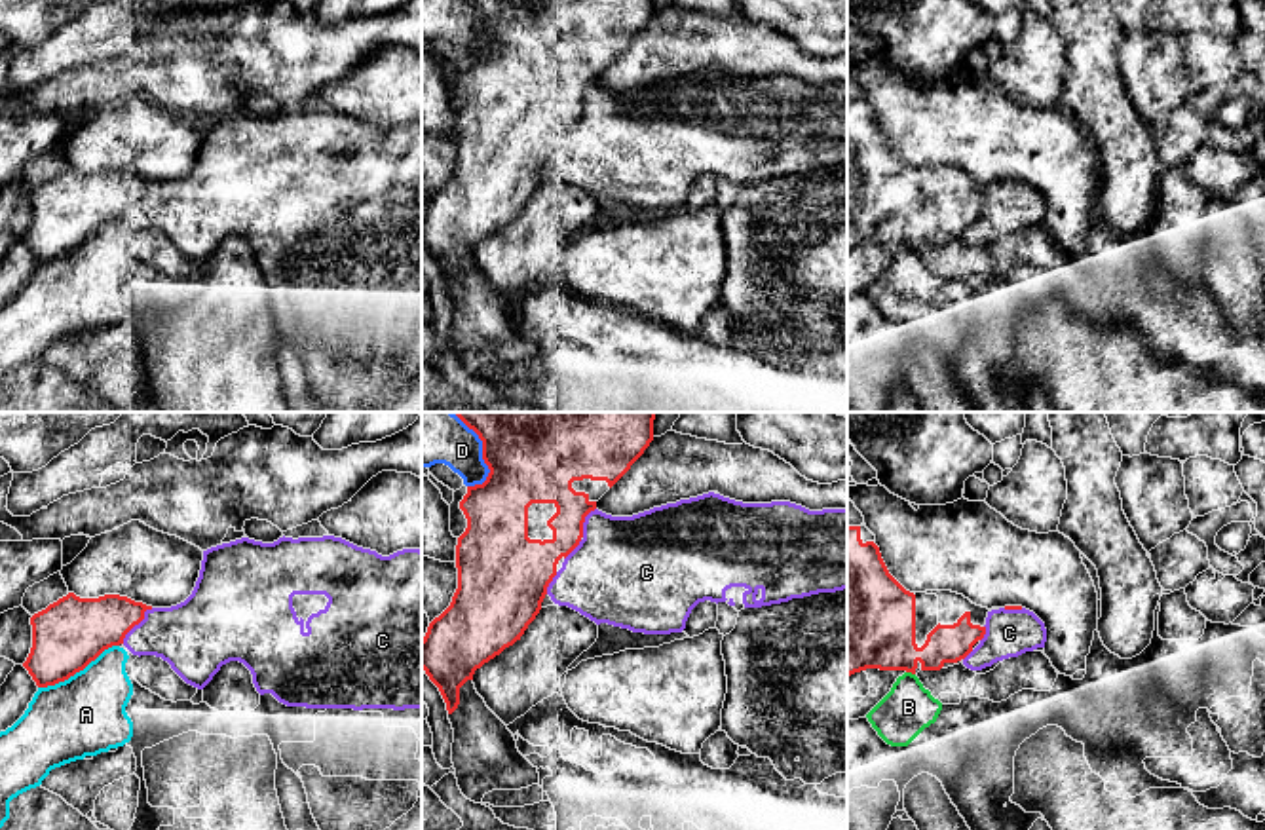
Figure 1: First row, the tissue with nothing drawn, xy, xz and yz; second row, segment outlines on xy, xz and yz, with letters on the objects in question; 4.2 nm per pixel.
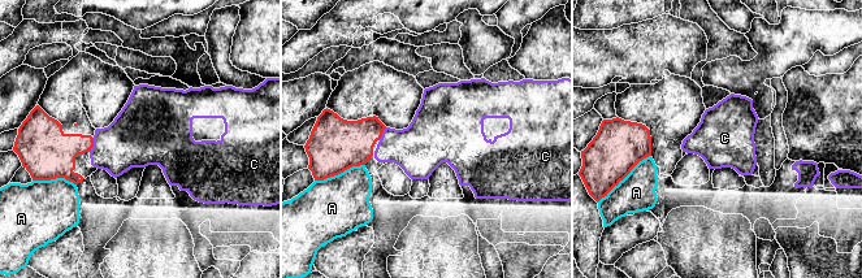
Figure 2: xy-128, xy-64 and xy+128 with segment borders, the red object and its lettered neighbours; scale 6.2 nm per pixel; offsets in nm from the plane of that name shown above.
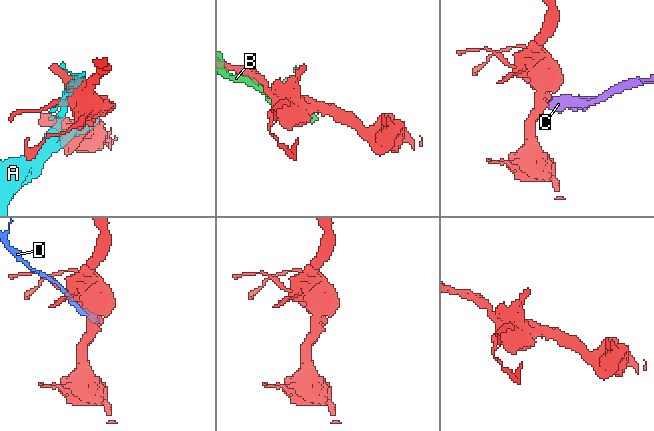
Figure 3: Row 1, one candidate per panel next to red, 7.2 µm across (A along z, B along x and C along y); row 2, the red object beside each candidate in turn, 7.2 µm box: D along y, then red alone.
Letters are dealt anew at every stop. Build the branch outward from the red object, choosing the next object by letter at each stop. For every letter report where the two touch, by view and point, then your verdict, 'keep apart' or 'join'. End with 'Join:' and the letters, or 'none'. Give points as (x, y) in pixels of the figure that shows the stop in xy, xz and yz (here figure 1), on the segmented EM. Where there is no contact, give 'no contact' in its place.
A: xy (78, 671) | keep apart
B: yz (910, 671) | keep apart
C: xy (137, 623) | join
D: xz (483, 447) | keep apart
Join: C

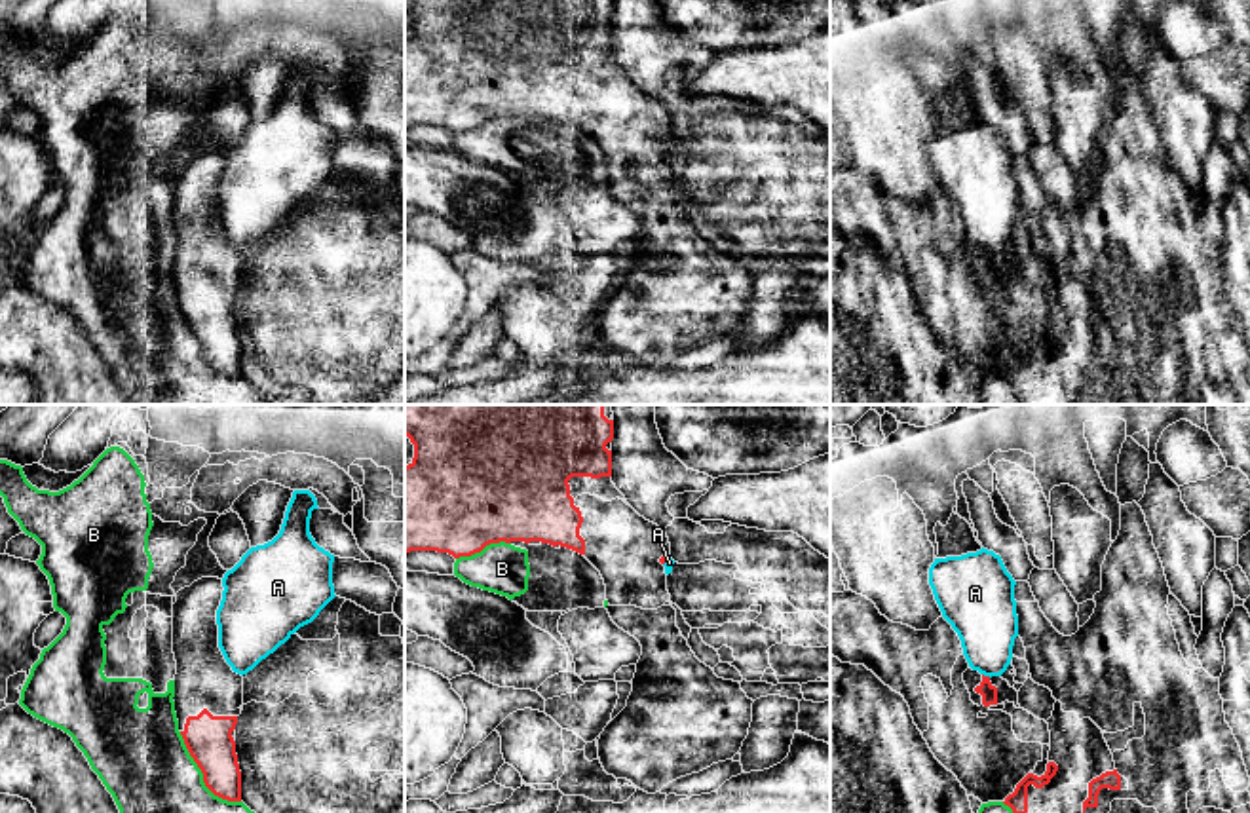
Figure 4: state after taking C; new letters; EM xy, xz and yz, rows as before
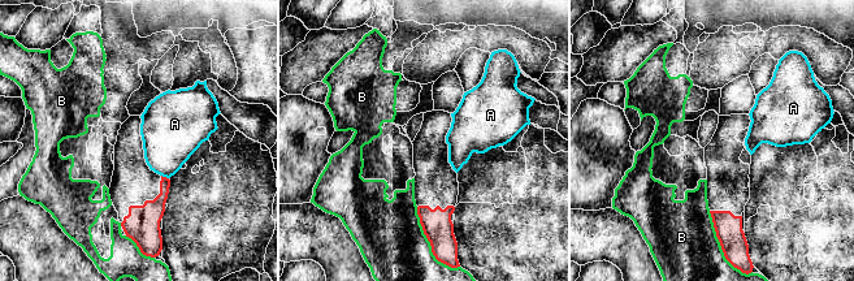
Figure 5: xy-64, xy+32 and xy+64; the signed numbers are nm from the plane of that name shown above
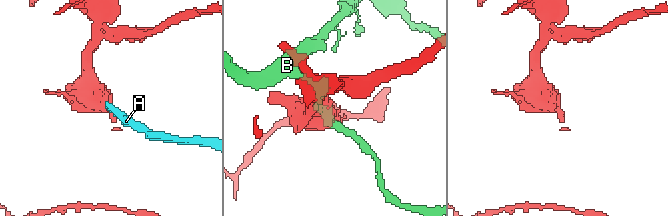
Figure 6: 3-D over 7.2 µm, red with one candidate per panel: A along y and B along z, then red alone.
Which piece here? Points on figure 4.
A: yz (986, 677) | keep apart
B: xy (204, 775) | keep apart
Join: none

